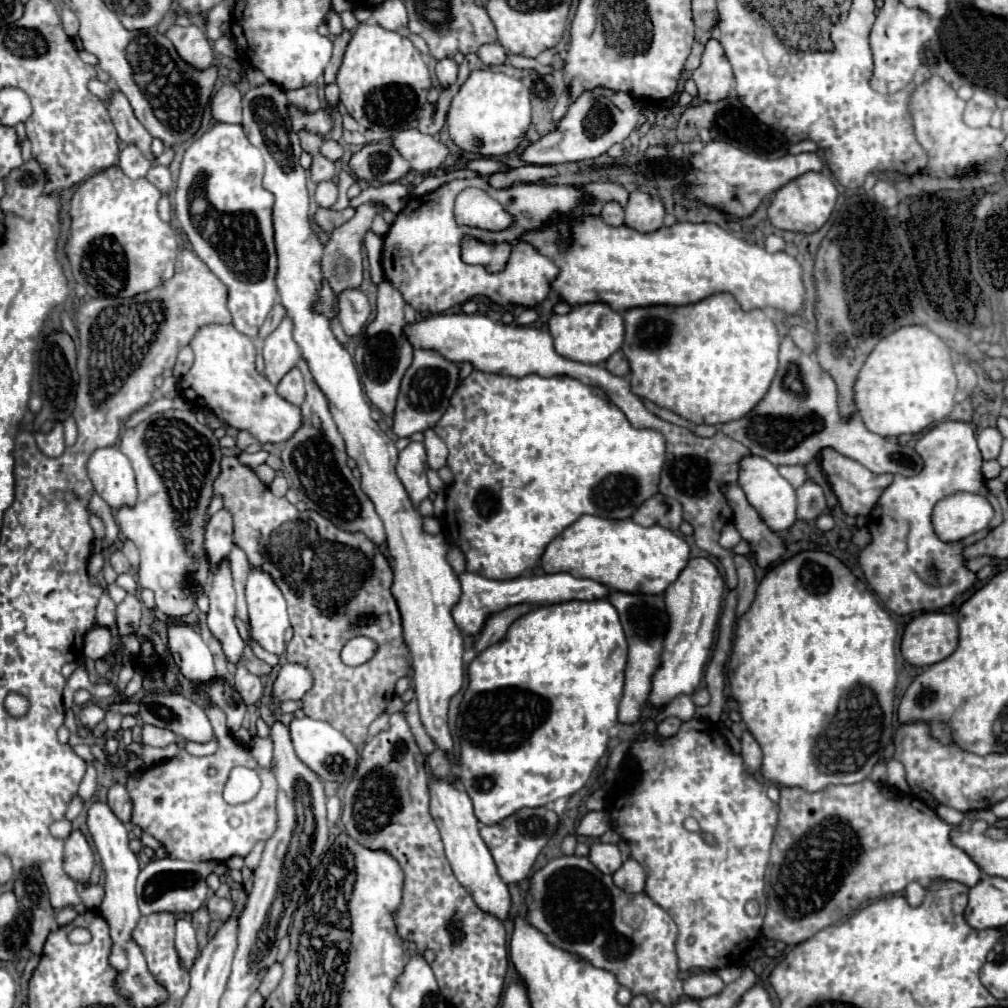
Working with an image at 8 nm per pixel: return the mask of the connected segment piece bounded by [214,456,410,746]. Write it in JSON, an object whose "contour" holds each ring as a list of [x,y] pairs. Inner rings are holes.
{"contour":[[[236,456],[222,458],[222,474],[218,476],[218,482],[214,482],[214,492],[224,496],[224,508],[228,508],[234,516],[234,542],[246,552],[252,566],[266,566],[266,570],[274,574],[274,580],[284,592],[284,598],[288,602],[290,622],[294,628],[294,638],[288,642],[286,658],[288,662],[310,666],[316,678],[312,690],[308,690],[306,698],[302,698],[304,714],[308,718],[332,724],[356,746],[364,744],[368,740],[370,722],[386,710],[388,702],[394,696],[394,684],[402,676],[406,676],[410,668],[408,646],[402,640],[404,632],[402,632],[400,610],[390,592],[394,582],[394,572],[388,558],[364,534],[360,532],[348,534],[338,526],[334,526],[330,520],[322,518],[320,514],[312,510],[300,512],[286,498],[276,498],[248,466],[238,462]],[[292,552],[300,552],[300,560],[292,560]],[[292,568],[298,568],[300,572],[298,580],[292,580],[292,574],[290,574]],[[360,634],[376,640],[380,644],[380,650],[370,662],[358,668],[348,668],[340,660],[342,644],[352,636],[360,636]]]}

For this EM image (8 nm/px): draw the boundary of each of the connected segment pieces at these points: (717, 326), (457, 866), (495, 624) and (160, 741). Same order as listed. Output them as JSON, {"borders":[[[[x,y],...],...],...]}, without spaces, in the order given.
{"borders":[[[[726,292],[712,294],[710,298],[688,306],[632,308],[624,314],[624,324],[626,338],[622,350],[632,370],[632,392],[694,424],[720,426],[744,418],[766,396],[778,370],[780,336],[774,322],[764,310],[744,312]]],[[[430,778],[430,812],[432,818],[436,820],[436,826],[442,834],[442,842],[446,848],[446,858],[452,864],[454,876],[458,878],[458,882],[470,890],[476,906],[492,916],[496,916],[500,922],[506,922],[508,912],[510,912],[510,892],[508,886],[502,882],[502,878],[498,876],[494,858],[488,850],[488,846],[482,842],[480,838],[480,830],[478,830],[478,818],[474,816],[474,808],[470,802],[470,796],[466,794],[466,790],[460,784],[452,784],[448,780],[434,780]]],[[[518,604],[518,606],[510,606],[510,608],[502,610],[502,612],[490,616],[488,622],[486,622],[486,626],[484,626],[484,630],[482,630],[482,634],[478,636],[474,648],[478,652],[482,652],[488,646],[492,646],[494,642],[500,642],[506,636],[506,630],[510,628],[510,624],[514,620],[518,620],[520,616],[524,616],[526,612],[530,612],[530,610],[532,610],[530,604]]],[[[144,724],[142,726],[142,742],[144,744],[150,744],[150,746],[168,746],[170,742],[176,740],[176,734],[166,730],[166,728],[158,728],[158,726],[150,726],[150,724]]]]}

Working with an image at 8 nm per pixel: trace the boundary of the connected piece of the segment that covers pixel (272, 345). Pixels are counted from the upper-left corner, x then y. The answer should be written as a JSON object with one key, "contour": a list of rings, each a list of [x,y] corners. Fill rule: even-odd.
{"contour":[[[284,318],[280,326],[266,338],[264,342],[264,376],[270,380],[270,384],[278,384],[282,376],[296,366],[300,360],[300,348],[292,338],[292,322],[290,318]]]}

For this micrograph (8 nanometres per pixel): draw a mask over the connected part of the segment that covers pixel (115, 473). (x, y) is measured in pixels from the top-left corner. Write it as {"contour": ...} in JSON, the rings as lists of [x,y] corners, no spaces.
{"contour":[[[118,446],[98,448],[88,460],[88,476],[96,494],[112,510],[136,504],[138,490],[134,472],[130,460],[120,452]]]}

